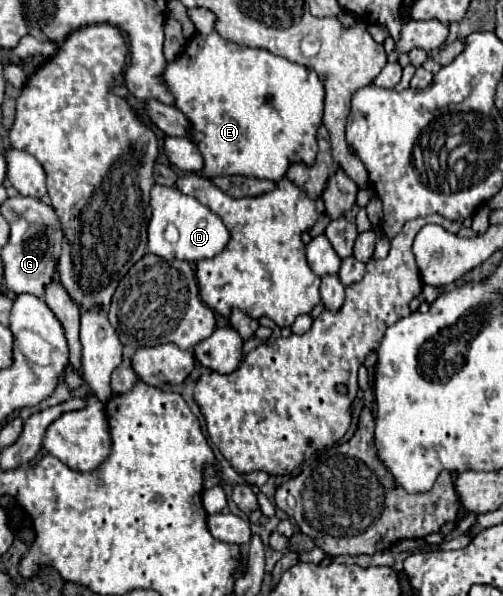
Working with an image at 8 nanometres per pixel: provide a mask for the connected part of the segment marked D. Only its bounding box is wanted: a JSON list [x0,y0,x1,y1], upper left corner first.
[149,186,229,262]

